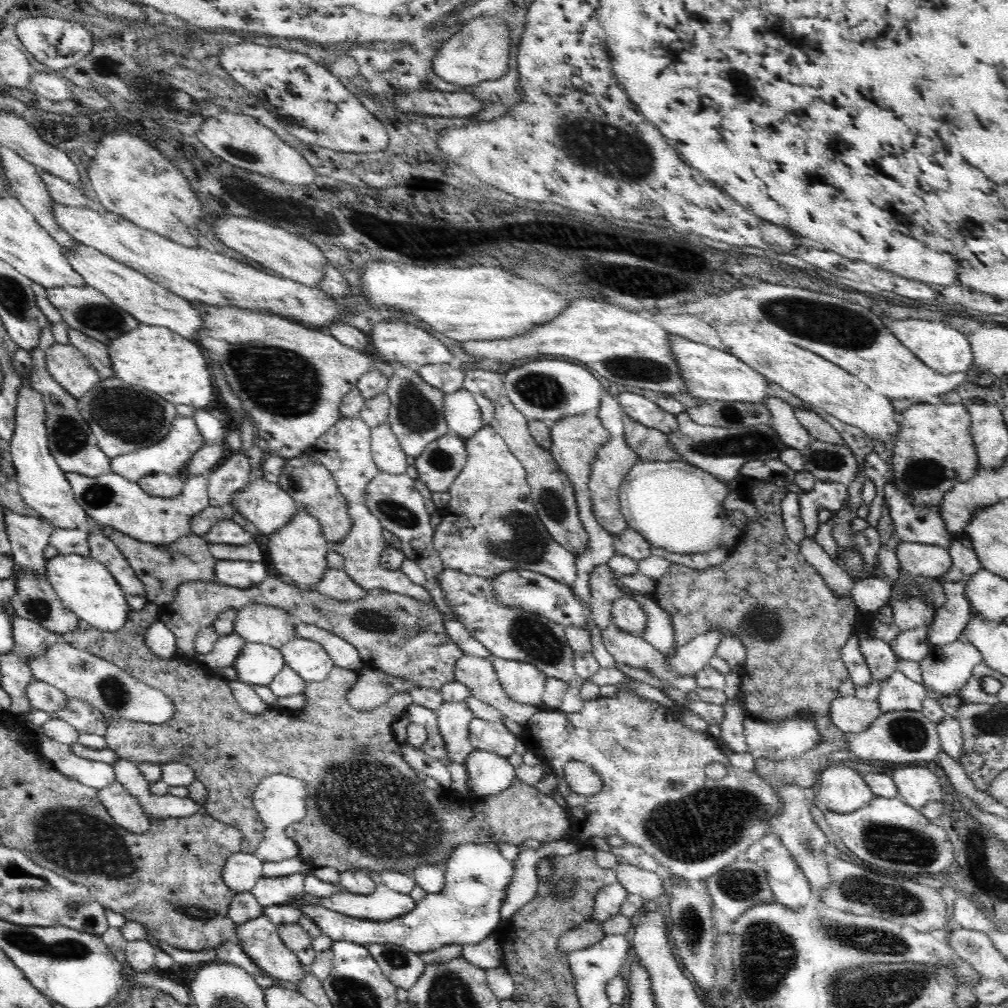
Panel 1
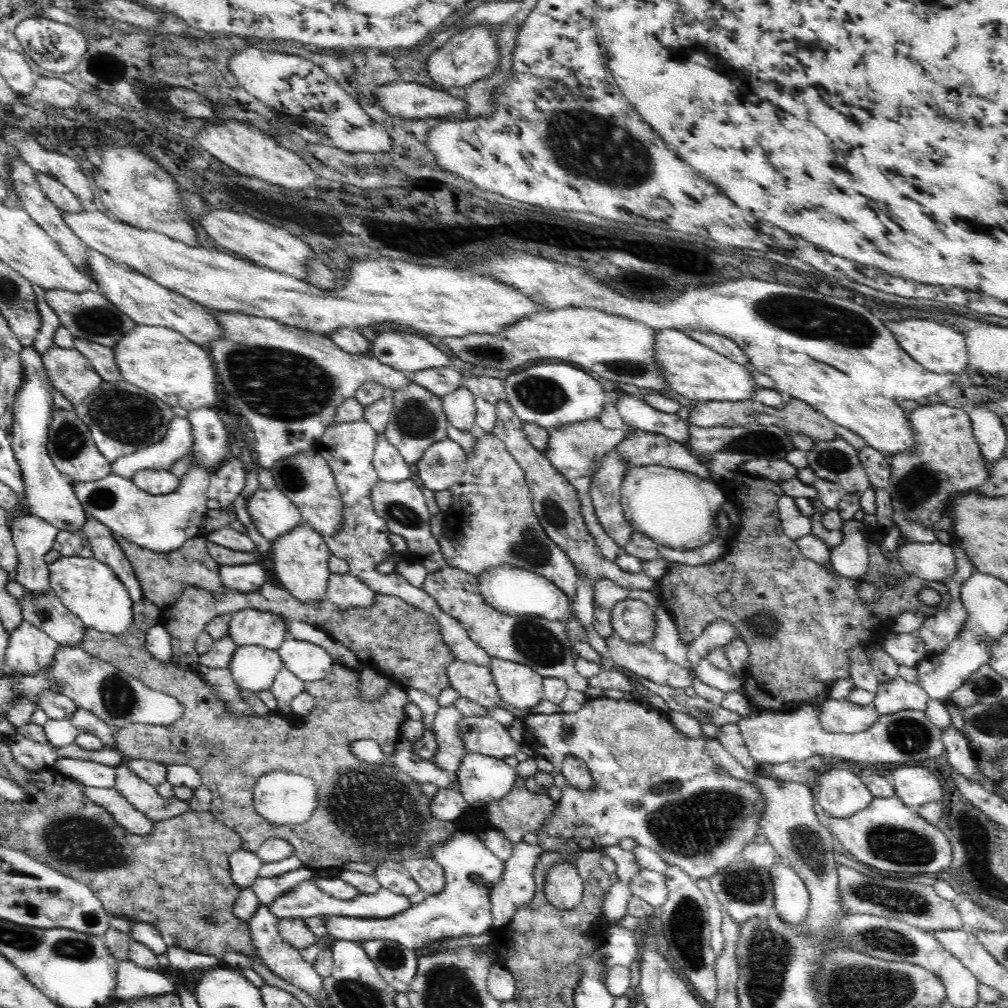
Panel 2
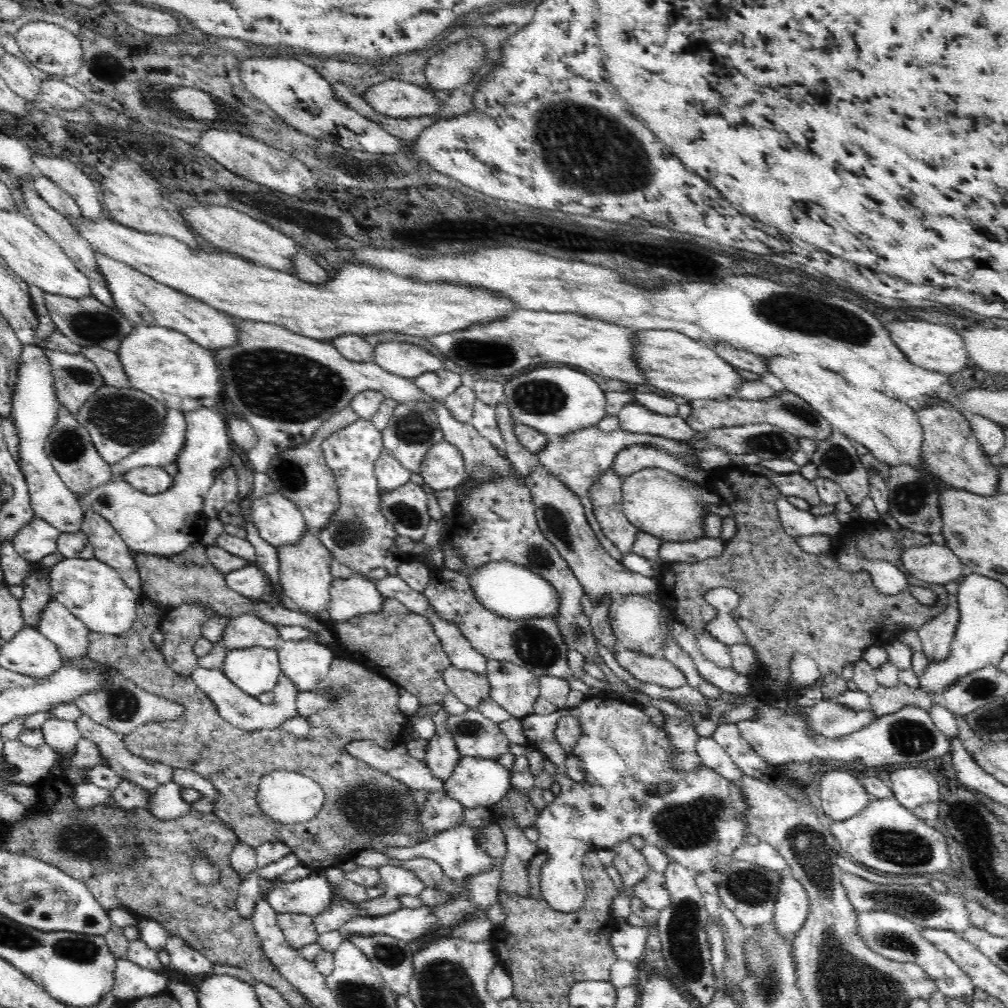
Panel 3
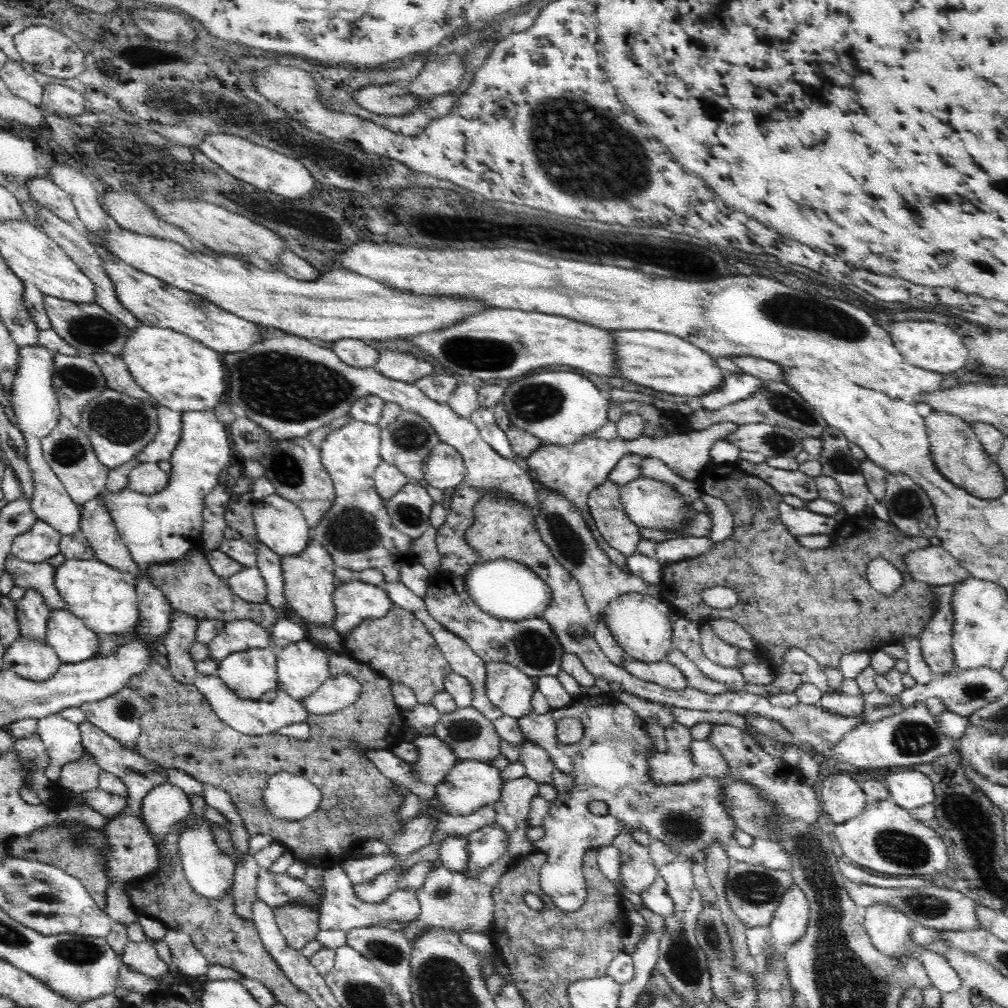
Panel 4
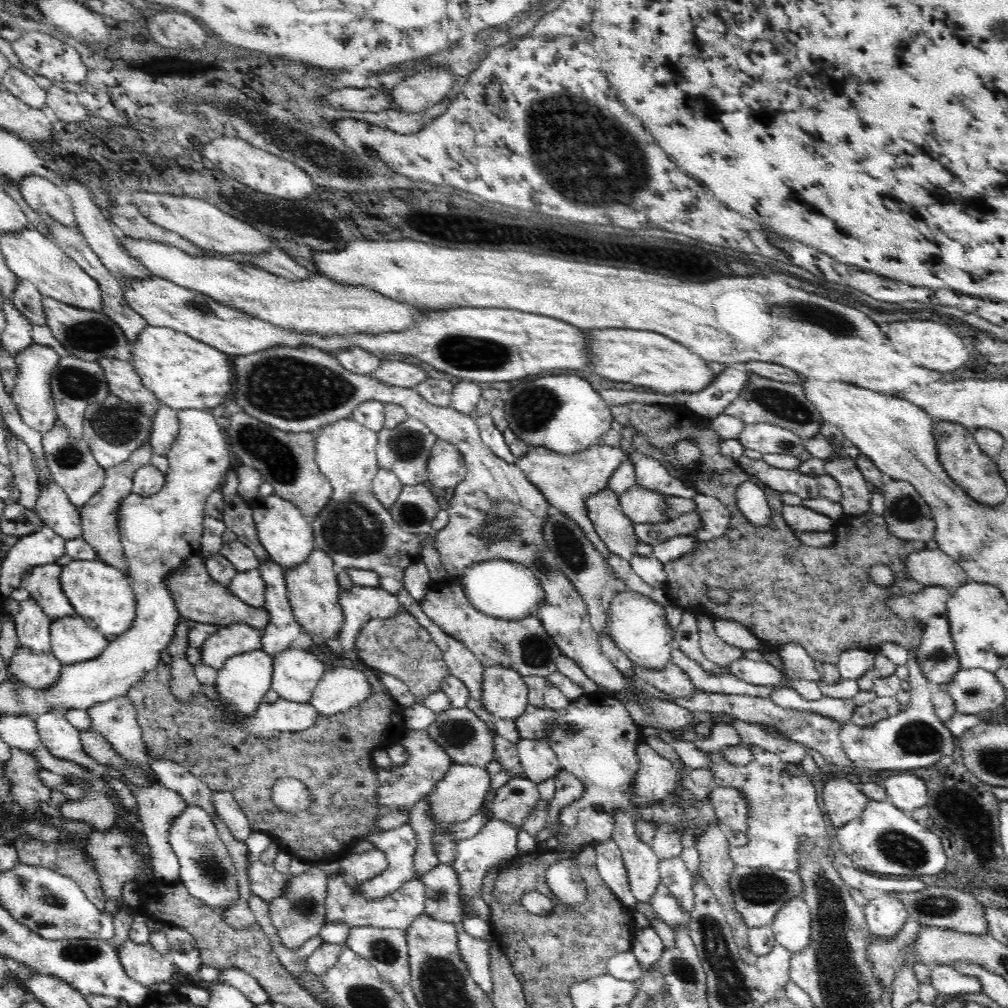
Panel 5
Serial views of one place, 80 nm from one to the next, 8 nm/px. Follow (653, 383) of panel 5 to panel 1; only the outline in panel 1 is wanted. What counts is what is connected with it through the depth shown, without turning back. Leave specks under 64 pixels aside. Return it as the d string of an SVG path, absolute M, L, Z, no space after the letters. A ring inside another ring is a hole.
M673 336L676 359L680 371L684 373L684 381L688 383L688 394L705 401L732 401L750 404L763 404L771 398L768 377L754 370L733 354L720 349L686 340L681 336Z

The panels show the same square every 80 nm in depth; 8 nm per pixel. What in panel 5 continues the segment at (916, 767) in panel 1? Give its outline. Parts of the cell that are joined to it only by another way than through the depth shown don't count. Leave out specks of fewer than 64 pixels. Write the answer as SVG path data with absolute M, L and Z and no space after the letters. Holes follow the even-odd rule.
M902 772L896 774L898 776L881 780L893 806L907 813L908 810L926 806L930 800L926 782L916 774L902 774Z

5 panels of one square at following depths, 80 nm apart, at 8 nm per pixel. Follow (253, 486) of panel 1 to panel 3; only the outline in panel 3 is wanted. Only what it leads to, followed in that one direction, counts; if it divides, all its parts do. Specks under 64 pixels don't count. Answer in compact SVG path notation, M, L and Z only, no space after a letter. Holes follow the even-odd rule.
M277 491L266 496L255 493L250 516L260 536L276 548L295 543L307 530L301 510Z

